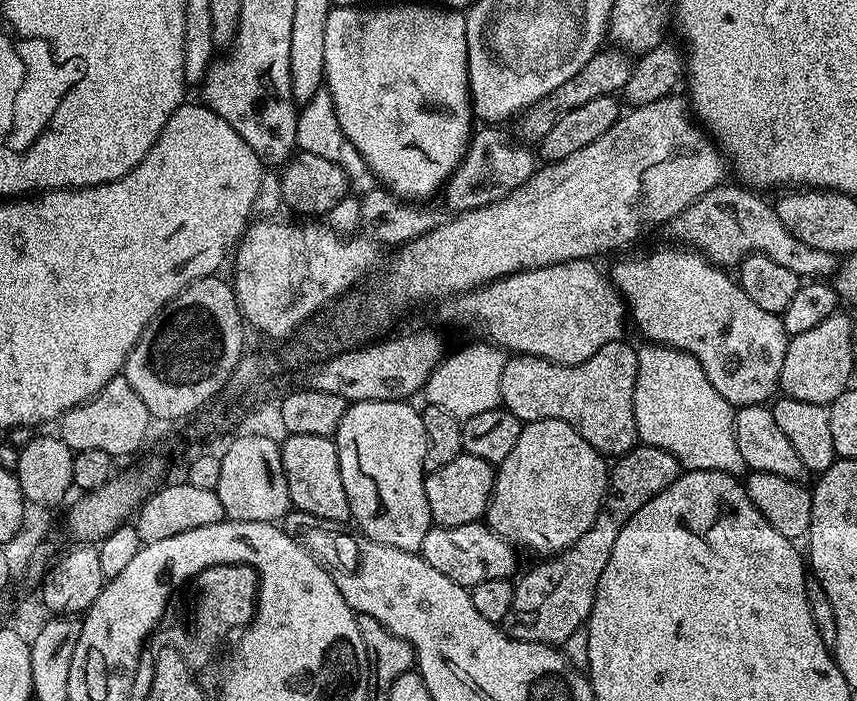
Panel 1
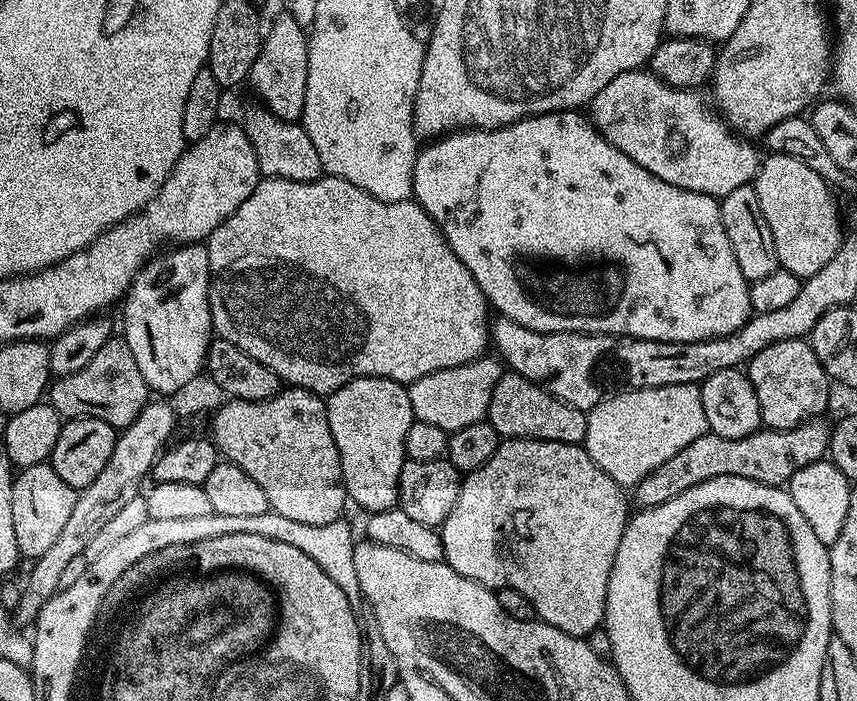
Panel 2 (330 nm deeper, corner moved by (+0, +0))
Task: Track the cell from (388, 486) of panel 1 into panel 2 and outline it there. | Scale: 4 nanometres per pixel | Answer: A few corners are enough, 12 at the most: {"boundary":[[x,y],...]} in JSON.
{"boundary":[[360,376],[327,397],[344,491],[395,508],[414,419],[405,385]]}

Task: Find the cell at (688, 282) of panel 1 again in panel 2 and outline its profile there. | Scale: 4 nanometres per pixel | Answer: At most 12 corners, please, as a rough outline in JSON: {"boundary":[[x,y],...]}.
{"boundary":[[583,111],[449,132],[412,196],[499,315],[753,315],[715,196]]}

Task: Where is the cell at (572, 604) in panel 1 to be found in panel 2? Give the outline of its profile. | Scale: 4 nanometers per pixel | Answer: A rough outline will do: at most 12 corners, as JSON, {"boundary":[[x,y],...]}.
{"boundary":[[830,428],[694,438],[636,484],[653,508],[698,482],[775,488],[828,456]]}

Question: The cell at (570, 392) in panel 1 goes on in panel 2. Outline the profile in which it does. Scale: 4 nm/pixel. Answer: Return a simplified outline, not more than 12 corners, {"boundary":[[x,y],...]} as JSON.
{"boundary":[[514,371],[486,419],[501,438],[584,443],[588,417]]}

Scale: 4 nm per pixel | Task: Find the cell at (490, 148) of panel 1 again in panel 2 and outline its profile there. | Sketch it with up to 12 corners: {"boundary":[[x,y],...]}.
{"boundary":[[623,72],[590,119],[662,182],[722,198],[762,152],[705,93]]}

